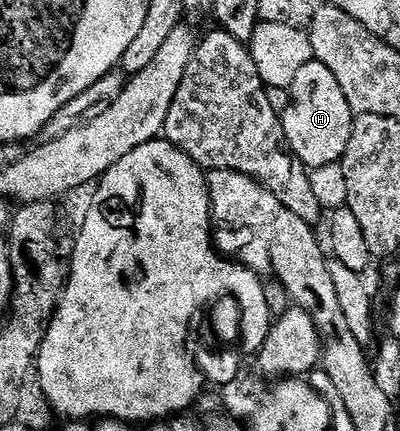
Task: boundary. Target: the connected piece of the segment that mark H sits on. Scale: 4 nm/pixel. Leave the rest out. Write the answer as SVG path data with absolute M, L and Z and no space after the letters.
M316 60L303 64L289 86L287 112L281 115L287 144L297 159L307 168L340 162L347 140L351 140L354 117L351 104L347 104L347 96L343 96L343 88L339 88L335 75Z

